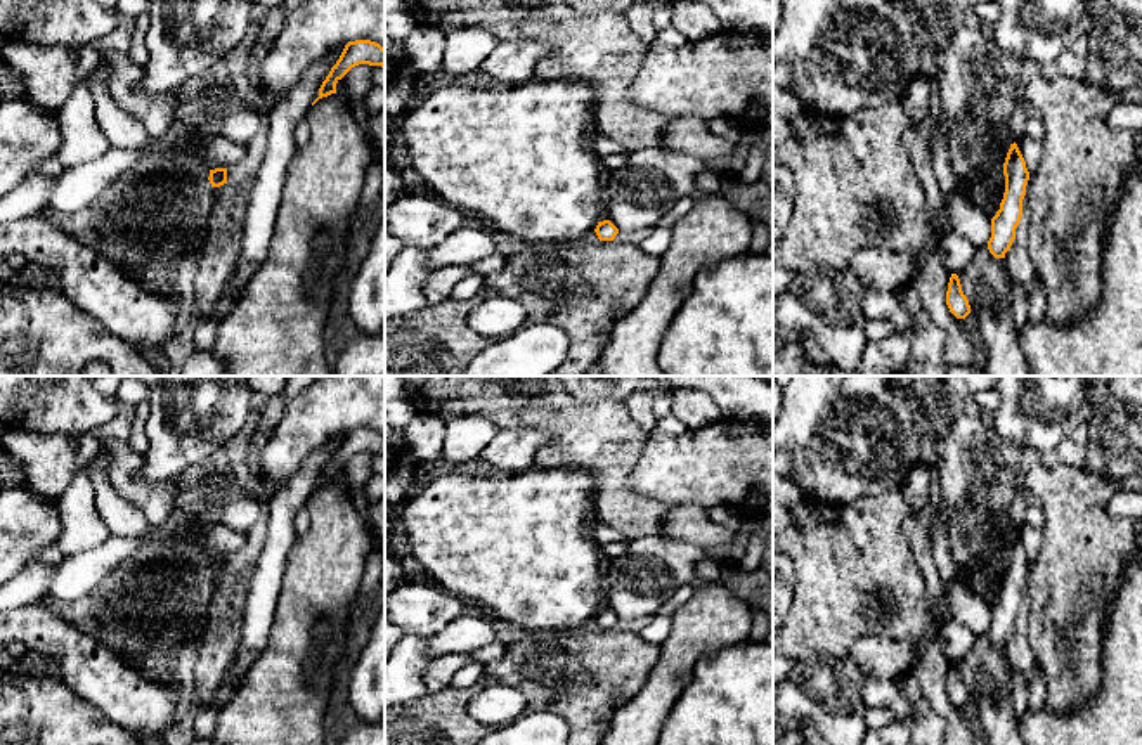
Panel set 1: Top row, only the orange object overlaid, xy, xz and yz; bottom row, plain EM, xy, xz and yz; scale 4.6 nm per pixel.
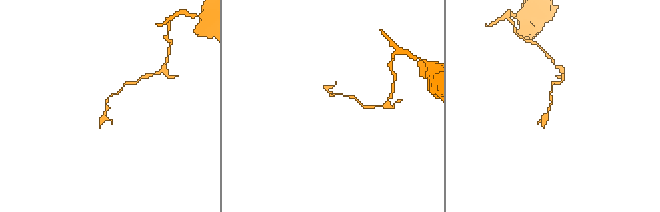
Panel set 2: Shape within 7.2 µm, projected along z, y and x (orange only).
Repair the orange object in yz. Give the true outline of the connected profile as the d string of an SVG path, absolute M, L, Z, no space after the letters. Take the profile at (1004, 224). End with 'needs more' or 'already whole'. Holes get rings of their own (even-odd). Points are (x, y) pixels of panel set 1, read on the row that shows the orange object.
M1015 142L1010 144L1007 152L1003 175L1005 192L1000 210L991 218L991 237L988 241L988 249L995 258L1005 258L1005 253L1015 239L1015 229L1022 217L1022 199L1029 180L1026 161Z; already whole

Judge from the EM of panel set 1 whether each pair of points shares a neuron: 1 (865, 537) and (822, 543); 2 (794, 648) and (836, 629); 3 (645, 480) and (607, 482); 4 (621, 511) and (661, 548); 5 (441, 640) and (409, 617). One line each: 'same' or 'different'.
1: same
2: same
3: different
4: different
5: different

